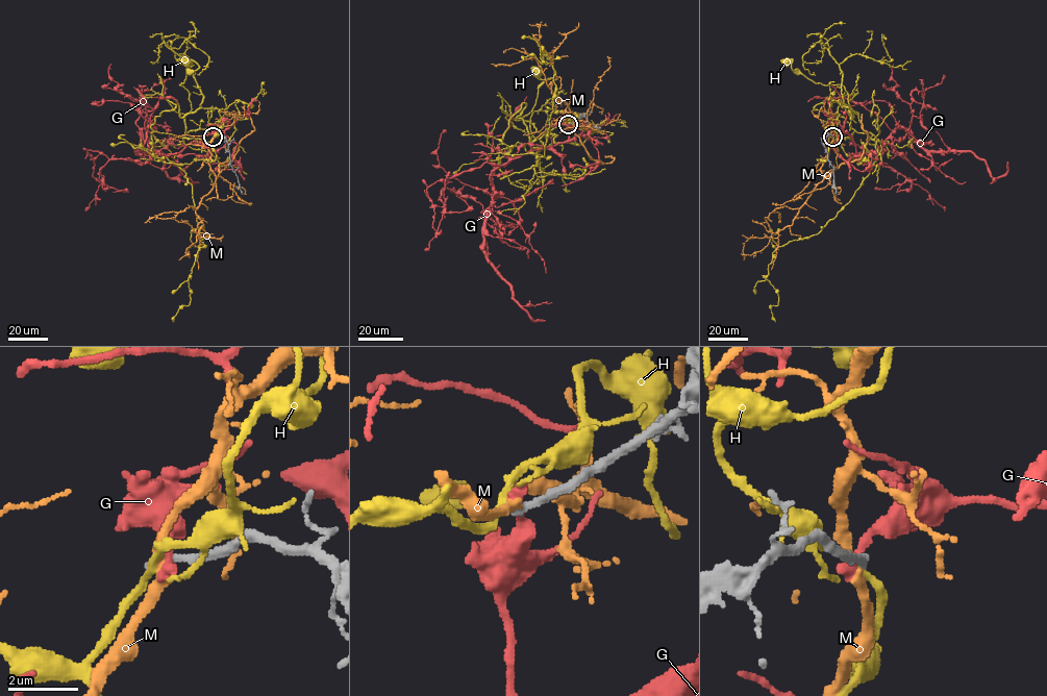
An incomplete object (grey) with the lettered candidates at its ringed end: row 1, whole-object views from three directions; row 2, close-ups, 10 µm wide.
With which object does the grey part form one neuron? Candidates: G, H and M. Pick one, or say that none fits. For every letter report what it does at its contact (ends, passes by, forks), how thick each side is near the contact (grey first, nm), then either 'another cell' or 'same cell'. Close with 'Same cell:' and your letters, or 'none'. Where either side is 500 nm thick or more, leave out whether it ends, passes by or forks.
G: it ends; calibres 300 and 360 nm; another cell
H: it passes by; calibres 280 and 200 nm; another cell
M: it passes by; calibres 280 and 280 nm; another cell
Same cell: none

